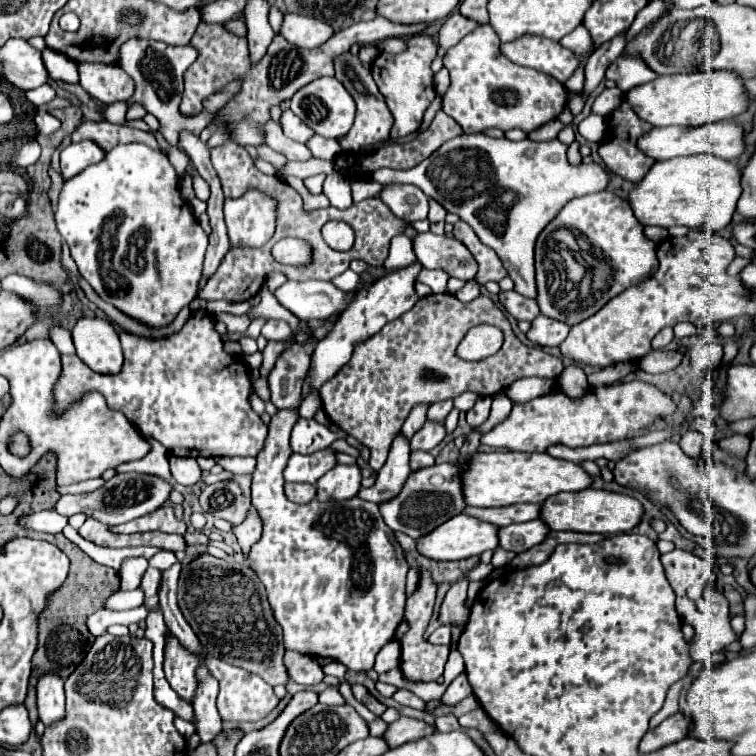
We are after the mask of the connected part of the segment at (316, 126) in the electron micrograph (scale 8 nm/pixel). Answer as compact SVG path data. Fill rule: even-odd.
M324 76L324 80L314 80L310 84L306 84L304 88L300 88L294 96L292 96L292 112L306 124L310 126L316 134L324 136L324 138L340 138L344 136L352 122L354 122L354 112L356 112L356 104L352 100L352 96L348 94L348 90L334 78L334 76Z

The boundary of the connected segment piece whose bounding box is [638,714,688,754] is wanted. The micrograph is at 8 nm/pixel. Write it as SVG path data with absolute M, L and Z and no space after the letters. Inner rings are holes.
M674 714L674 716L666 718L658 728L648 730L644 734L644 738L640 740L638 750L642 754L654 752L654 750L664 748L664 746L668 746L672 742L682 740L684 736L688 736L688 720L682 714Z

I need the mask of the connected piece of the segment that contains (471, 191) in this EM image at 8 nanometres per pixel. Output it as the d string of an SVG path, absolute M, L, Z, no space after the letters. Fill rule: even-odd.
M460 134L442 144L418 166L410 170L378 168L372 180L380 184L414 184L428 198L442 204L446 212L458 214L480 236L482 244L500 256L508 276L514 280L514 290L526 298L536 298L534 242L538 234L568 200L608 186L608 174L598 164L572 166L566 150L568 146L560 140L532 142L526 138L512 142L508 138L490 138L488 134ZM564 160L568 168L554 172L554 162Z

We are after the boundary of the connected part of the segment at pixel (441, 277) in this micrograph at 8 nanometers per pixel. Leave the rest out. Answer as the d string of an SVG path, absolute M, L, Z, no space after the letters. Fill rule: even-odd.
M422 268L422 272L418 274L416 282L422 282L422 284L430 286L432 292L446 292L448 278L450 276L444 270L426 270L426 268Z

